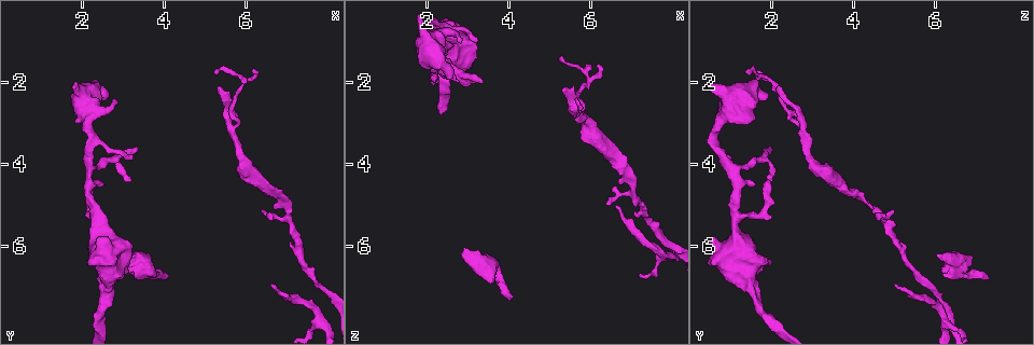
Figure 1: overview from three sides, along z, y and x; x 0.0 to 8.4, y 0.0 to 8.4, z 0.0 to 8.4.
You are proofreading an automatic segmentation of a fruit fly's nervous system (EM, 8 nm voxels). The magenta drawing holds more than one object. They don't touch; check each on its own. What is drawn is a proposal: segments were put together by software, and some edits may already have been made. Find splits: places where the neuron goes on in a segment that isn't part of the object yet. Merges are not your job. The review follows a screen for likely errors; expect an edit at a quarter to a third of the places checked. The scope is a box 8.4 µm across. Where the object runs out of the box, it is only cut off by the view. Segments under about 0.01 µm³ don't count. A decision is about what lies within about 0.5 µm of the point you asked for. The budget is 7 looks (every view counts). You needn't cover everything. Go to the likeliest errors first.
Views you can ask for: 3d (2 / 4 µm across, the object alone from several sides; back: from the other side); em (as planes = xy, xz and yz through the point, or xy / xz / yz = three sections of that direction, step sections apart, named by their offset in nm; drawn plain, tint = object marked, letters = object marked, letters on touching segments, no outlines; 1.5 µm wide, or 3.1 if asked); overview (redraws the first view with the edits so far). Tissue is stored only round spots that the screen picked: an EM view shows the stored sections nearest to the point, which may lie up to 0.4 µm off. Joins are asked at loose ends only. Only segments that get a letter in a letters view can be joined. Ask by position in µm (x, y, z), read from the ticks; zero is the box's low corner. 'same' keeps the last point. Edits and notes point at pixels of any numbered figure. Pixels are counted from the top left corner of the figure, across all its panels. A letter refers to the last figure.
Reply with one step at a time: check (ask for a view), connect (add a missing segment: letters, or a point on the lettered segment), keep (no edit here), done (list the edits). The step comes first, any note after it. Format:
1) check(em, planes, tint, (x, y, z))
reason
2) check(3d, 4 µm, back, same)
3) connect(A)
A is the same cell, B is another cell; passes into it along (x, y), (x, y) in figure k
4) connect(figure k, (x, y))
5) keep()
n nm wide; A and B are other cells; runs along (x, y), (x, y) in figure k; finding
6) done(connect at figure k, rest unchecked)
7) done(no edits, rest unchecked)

check(3d, 2 µm, (3.25, 3.90, 1.05))
free end

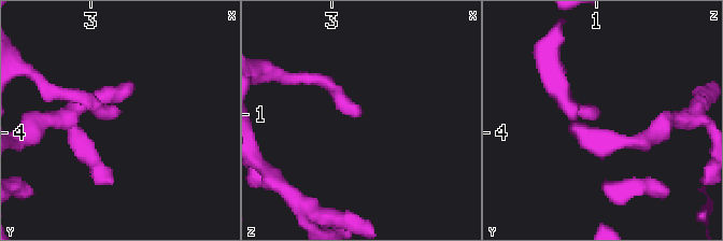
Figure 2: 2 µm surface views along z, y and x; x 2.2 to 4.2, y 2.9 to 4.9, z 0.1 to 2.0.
check(em, planes, letters, (3.24, 3.88, 1.00))

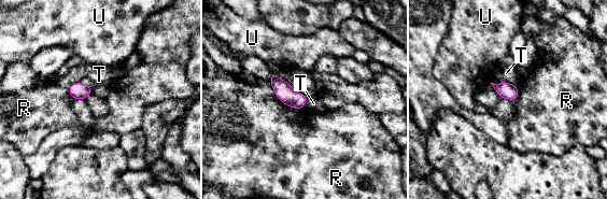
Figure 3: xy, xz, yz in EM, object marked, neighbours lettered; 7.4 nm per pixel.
keep()
R touches over 320 nm; R, T and U are other cells; no lettered segment goes on from it

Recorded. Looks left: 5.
check(em, xy, step 8, letters, (2.45, 5.80, 0.55))
stops while still wide

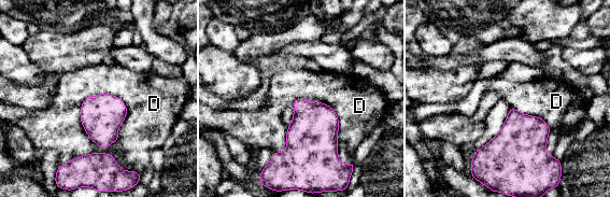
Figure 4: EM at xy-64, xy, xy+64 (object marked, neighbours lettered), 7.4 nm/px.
check(em, planes, letters, same)

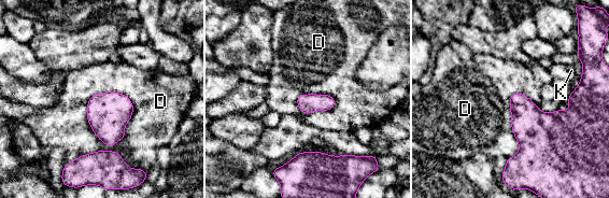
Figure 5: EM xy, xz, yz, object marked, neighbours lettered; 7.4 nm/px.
keep()
D and K are other cells; border along (113, 90), (87, 103), (105, 145) in figure 5; no lettered segment goes on from it

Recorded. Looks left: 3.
check(em, yz, step 4, tint, (6.25, 1.80, 1.55))
thin end

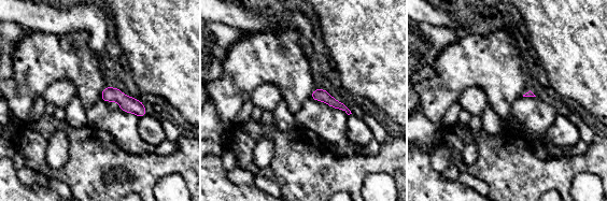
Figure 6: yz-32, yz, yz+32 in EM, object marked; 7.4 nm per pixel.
check(em, planes, letters, same)

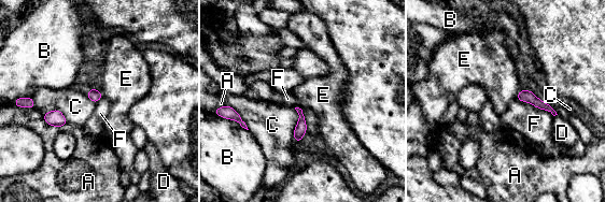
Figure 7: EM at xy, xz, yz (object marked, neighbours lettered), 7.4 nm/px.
keep()
A, B, C, D, E and F are other cells; none of them fits

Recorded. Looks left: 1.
done(no edits, rest unchecked)

